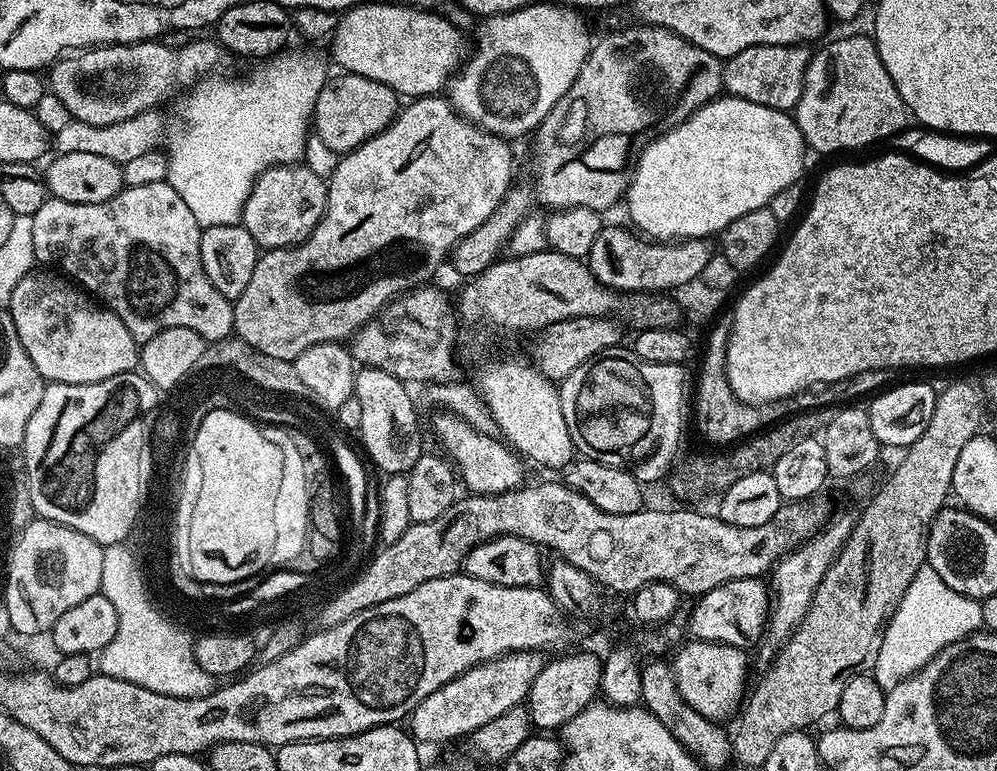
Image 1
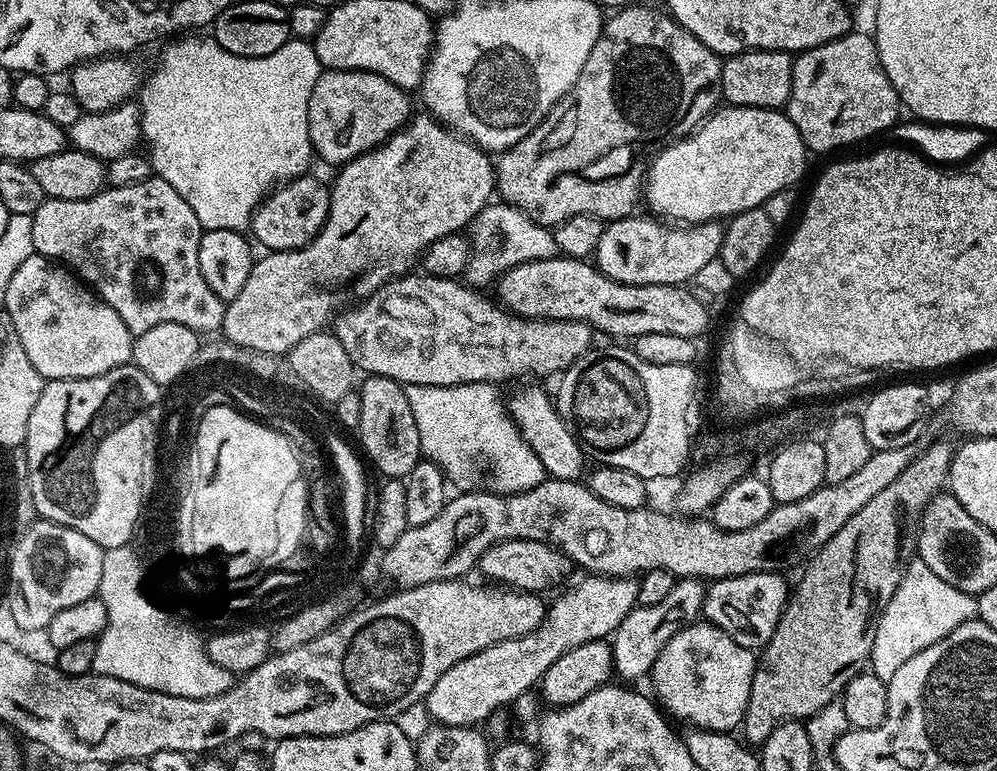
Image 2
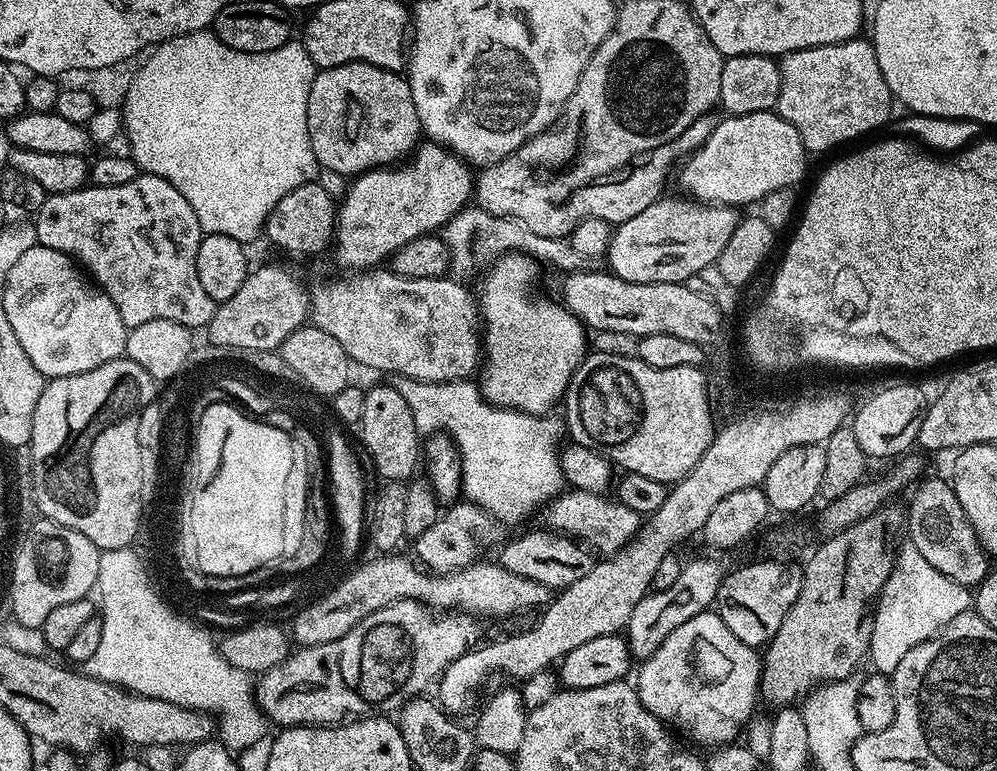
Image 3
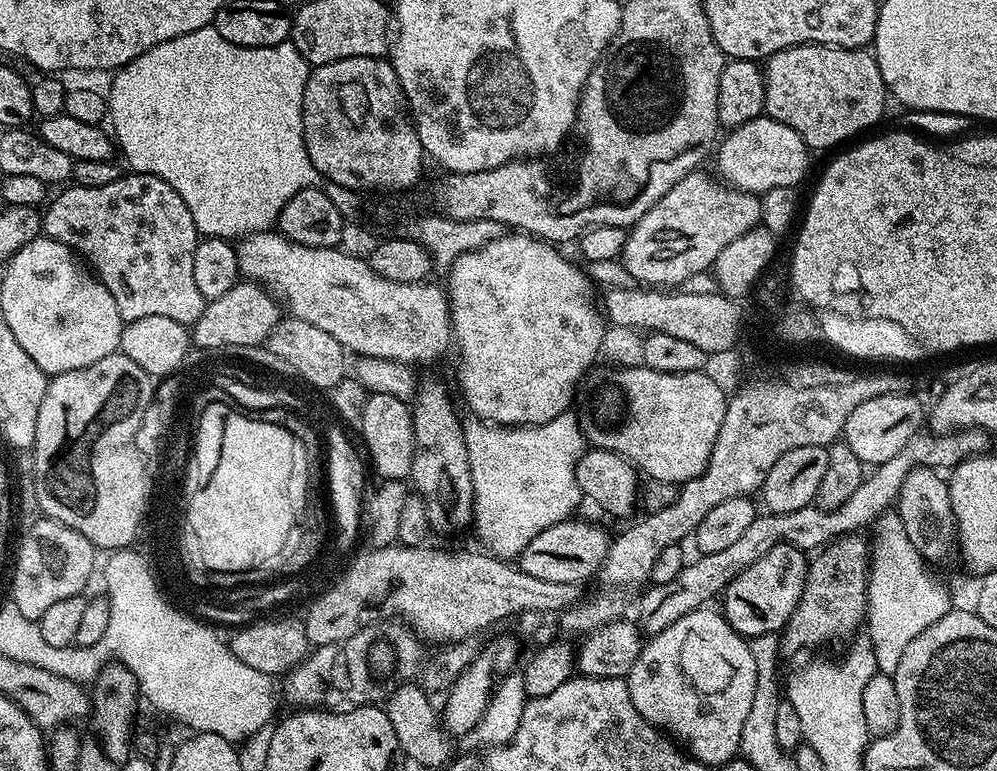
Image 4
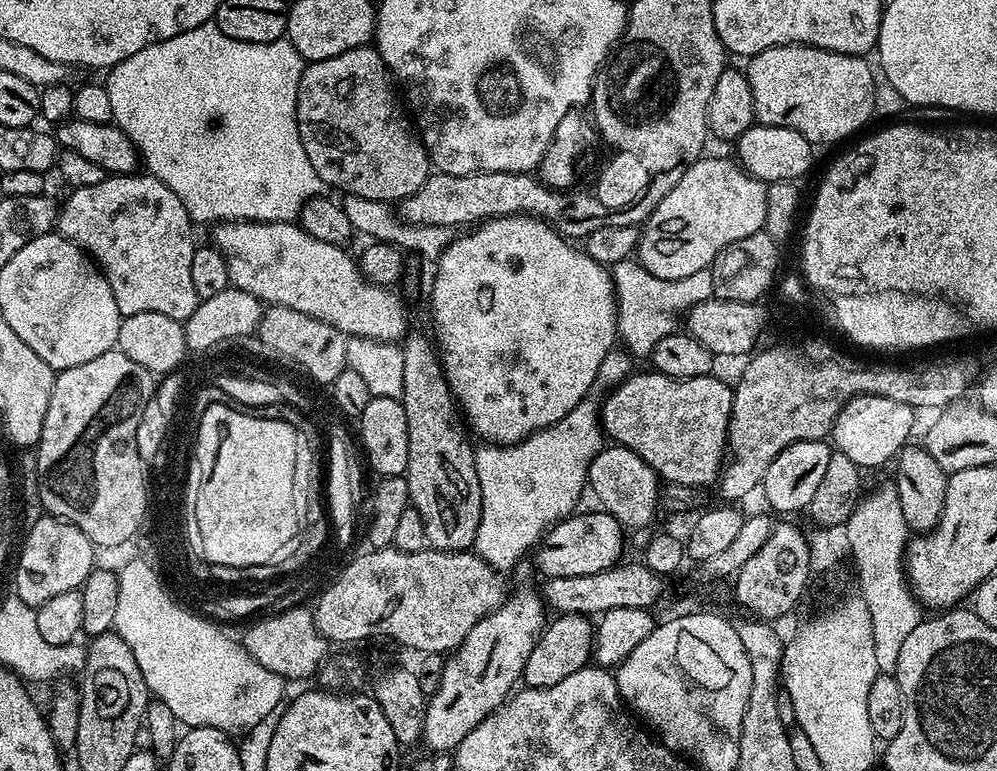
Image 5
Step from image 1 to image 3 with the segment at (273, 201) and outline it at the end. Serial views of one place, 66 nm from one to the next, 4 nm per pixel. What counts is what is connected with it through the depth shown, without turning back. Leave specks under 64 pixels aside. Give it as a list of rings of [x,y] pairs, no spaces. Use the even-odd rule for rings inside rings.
[[[317,182],[303,184],[298,186],[298,190],[290,190],[290,194],[286,194],[286,198],[282,198],[282,202],[270,210],[263,235],[268,236],[274,247],[284,252],[293,252],[296,256],[316,256],[333,247],[337,211],[337,201]]]

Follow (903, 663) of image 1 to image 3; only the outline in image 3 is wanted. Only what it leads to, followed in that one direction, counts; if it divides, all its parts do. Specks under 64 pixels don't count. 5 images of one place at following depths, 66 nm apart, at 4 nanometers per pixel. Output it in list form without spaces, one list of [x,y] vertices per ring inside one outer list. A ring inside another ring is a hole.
[[[911,542],[899,545],[892,561],[892,573],[872,613],[872,633],[868,643],[867,659],[877,673],[890,674],[898,670],[898,662],[931,636],[937,636],[958,614],[973,607],[974,596],[958,582],[938,574]]]

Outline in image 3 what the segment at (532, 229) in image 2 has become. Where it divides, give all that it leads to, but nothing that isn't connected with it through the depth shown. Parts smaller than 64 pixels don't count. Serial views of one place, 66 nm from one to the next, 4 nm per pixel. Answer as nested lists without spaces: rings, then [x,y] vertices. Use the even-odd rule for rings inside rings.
[[[469,206],[455,215],[442,227],[440,235],[446,242],[448,253],[451,256],[449,275],[456,280],[462,278],[461,274],[470,276],[476,272],[481,273],[496,260],[511,253],[521,253],[546,266],[550,264],[558,268],[562,274],[597,271],[600,266],[597,260],[582,259],[581,254],[575,253],[567,239],[543,238],[542,235],[534,234],[533,231],[525,228],[520,221],[492,215],[475,206]]]

